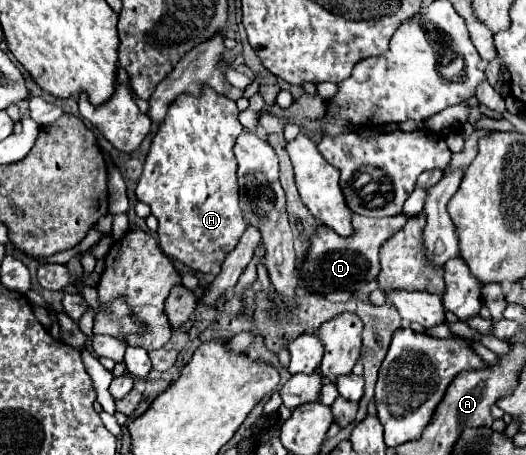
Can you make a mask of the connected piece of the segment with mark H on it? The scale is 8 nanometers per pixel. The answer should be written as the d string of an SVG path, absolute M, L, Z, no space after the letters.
M206 90L202 98L182 96L178 98L166 118L156 132L148 158L144 162L144 172L140 176L136 196L140 202L152 208L152 214L158 218L158 242L166 256L182 262L190 270L198 270L204 274L218 274L222 260L236 246L242 230L246 230L246 222L242 210L238 206L238 184L236 184L236 158L234 158L234 142L242 132L242 124L238 122L238 106L230 98L222 98L214 94L214 90Z

